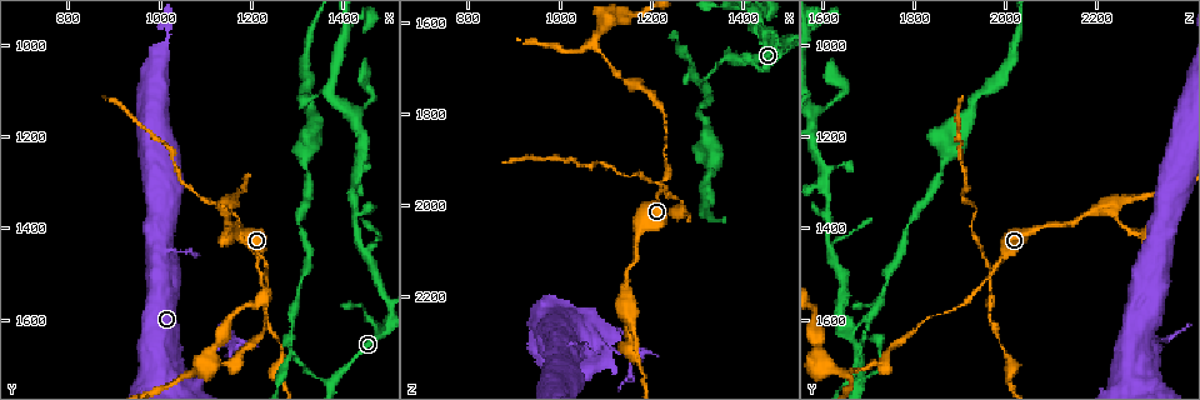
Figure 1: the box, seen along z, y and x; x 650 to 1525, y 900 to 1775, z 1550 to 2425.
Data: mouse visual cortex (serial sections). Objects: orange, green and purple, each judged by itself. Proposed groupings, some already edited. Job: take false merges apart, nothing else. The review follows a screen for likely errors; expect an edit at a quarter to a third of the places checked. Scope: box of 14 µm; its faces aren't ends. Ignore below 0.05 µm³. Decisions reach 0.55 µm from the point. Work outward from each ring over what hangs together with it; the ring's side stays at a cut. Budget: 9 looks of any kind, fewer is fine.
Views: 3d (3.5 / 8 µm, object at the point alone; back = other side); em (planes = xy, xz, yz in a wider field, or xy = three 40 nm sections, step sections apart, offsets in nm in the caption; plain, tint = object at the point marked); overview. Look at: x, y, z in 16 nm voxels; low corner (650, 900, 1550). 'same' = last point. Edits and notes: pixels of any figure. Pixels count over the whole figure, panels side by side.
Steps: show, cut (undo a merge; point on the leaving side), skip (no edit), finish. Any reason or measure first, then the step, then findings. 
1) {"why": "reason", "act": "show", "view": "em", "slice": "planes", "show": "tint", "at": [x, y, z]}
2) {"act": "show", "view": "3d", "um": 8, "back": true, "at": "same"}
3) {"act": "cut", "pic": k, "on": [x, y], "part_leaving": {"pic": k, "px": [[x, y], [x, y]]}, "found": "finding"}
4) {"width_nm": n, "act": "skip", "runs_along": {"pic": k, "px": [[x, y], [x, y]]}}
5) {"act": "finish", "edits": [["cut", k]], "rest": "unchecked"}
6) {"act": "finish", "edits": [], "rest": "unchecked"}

{"why": "abrupt turn", "act": "show", "view": "3d", "um": 8, "at": [1375, 1735, 1680]}

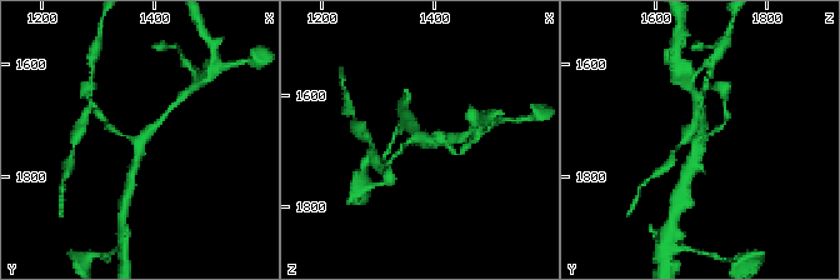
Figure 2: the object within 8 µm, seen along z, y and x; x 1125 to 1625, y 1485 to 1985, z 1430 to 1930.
{"why": "closer look", "act": "show", "view": "3d", "um": 3.5, "at": [1375, 1735, 1675]}

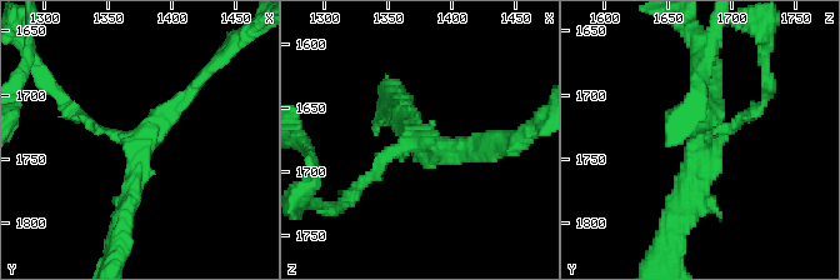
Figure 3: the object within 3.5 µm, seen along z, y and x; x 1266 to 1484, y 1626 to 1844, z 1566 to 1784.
{"why": "shape alone is not enough", "act": "show", "view": "em", "slice": "xy", "step": 1, "show": "tint", "at": [1378, 1738, 1680]}

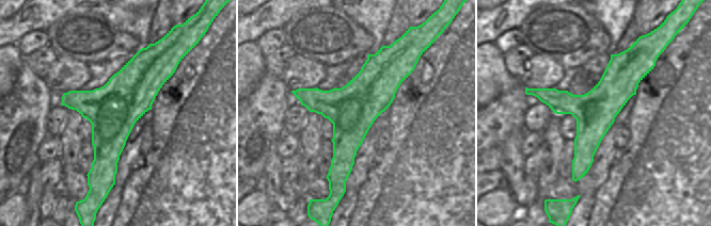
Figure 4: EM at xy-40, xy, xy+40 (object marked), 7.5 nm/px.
{"act": "skip", "found": "one cell here"}

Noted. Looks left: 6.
{"why": "four-way junction", "act": "show", "view": "3d", "um": 8, "at": [1220, 1500, 1970]}

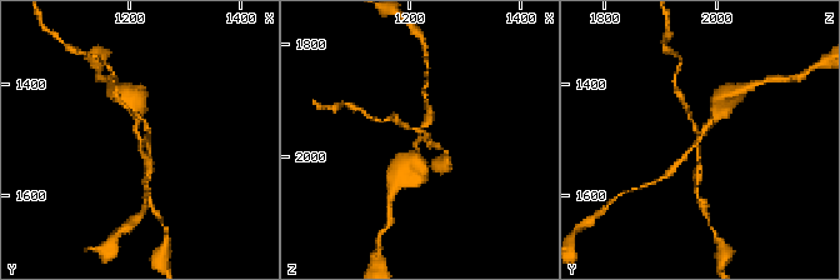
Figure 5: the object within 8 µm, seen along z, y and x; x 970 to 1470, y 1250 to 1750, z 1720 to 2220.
{"why": "closer look", "act": "show", "view": "3d", "um": 3.5, "at": [1220, 1500, 1970]}

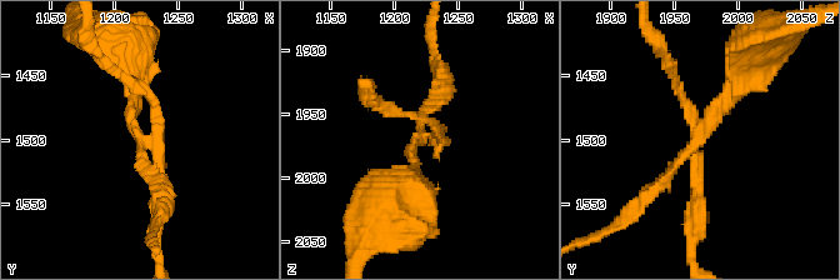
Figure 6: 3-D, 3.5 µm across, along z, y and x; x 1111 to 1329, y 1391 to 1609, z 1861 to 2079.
{"act": "cut", "pic": 6, "on": [694, 188], "part_leaving": {"pic": 6, "px": [[695, 156], [691, 260]]}, "found": "a second cell is stuck on"}

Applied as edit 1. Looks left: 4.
{"why": "sharp bend", "act": "show", "view": "3d", "um": 3.5, "at": [1295, 1640, 1700]}

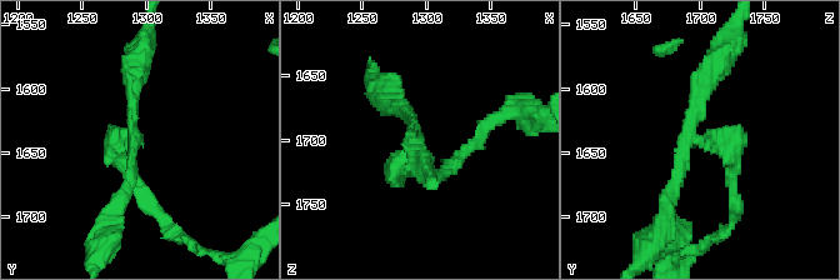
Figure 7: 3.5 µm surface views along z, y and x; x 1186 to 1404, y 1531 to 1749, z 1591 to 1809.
{"arms": 3, "arm_widths_nm": [150, 150, 250], "why": "now the EM", "act": "show", "view": "em", "slice": "planes", "show": "tint", "at": [1292, 1636, 1698]}

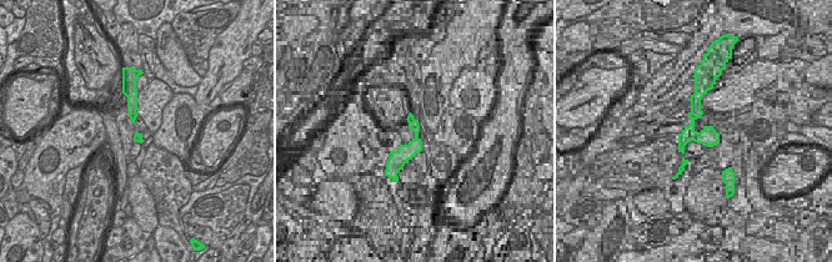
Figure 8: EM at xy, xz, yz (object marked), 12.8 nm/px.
{"act": "cut", "pic": 7, "on": [135, 91], "part_leaving": {"pic": 7, "px": [[138, 135], [134, 70], [145, 35]]}, "found": "a second cell is stuck on"}

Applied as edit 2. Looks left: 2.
{"act": "finish", "edits": [["cut", 6], ["cut", 7]], "rest": "unchecked"}

